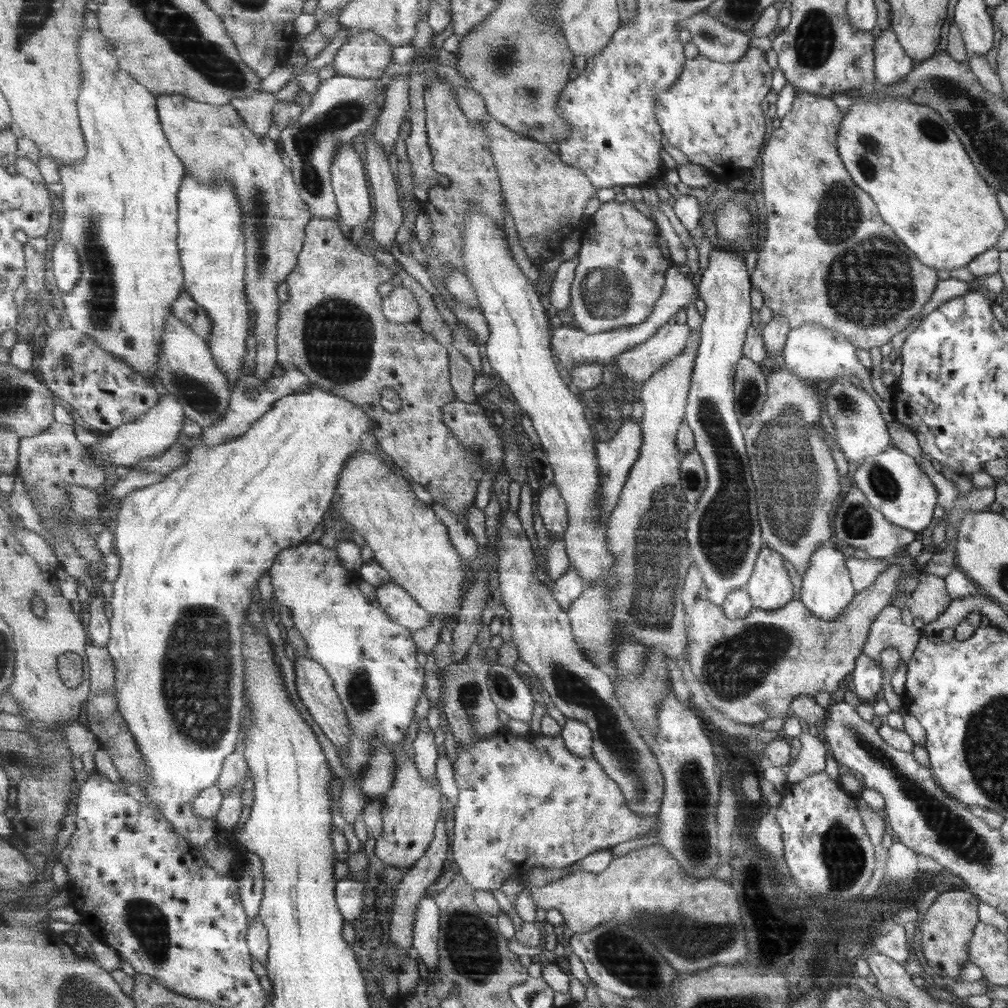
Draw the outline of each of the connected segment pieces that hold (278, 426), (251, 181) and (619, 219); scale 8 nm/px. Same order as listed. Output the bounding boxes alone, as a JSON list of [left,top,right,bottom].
[[108,386,434,849],[158,95,314,380],[571,201,675,334]]

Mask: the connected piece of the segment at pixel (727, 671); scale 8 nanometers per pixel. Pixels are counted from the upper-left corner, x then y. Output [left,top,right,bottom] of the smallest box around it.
[686,564,903,726]

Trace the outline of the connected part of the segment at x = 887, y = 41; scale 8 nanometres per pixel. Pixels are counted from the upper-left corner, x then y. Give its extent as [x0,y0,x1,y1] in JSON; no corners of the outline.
[872,29,913,85]

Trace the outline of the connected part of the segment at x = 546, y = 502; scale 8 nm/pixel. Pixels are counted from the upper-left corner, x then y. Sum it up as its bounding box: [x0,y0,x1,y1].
[537,485,570,540]

